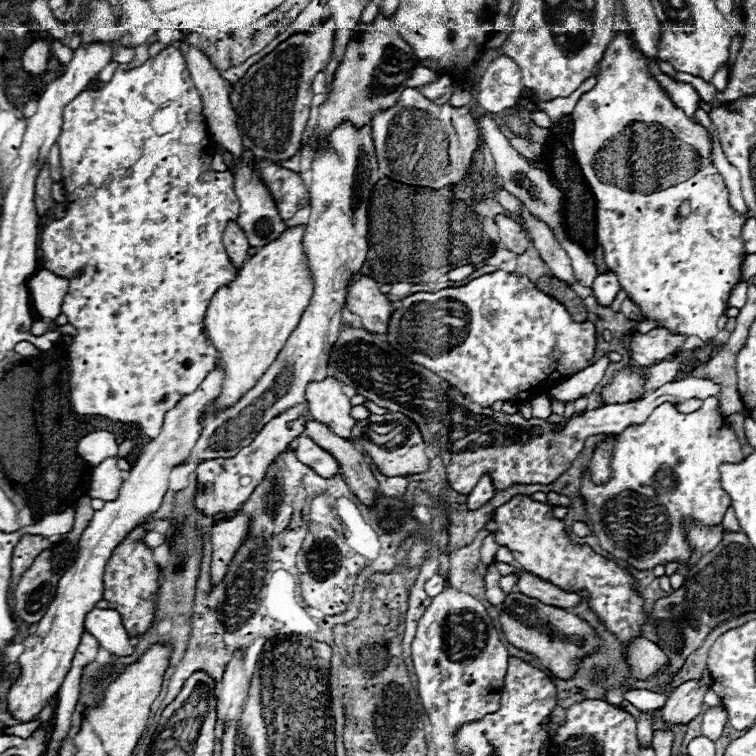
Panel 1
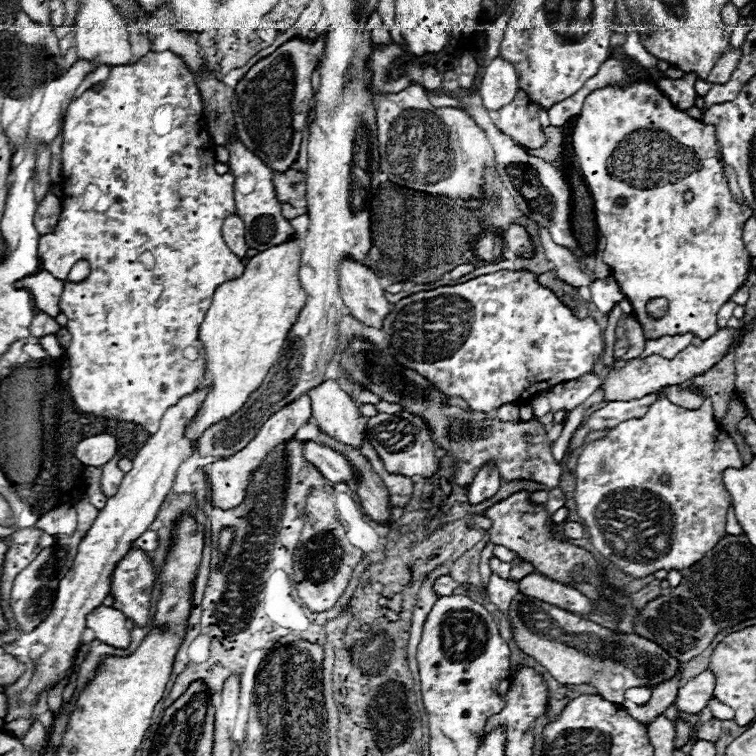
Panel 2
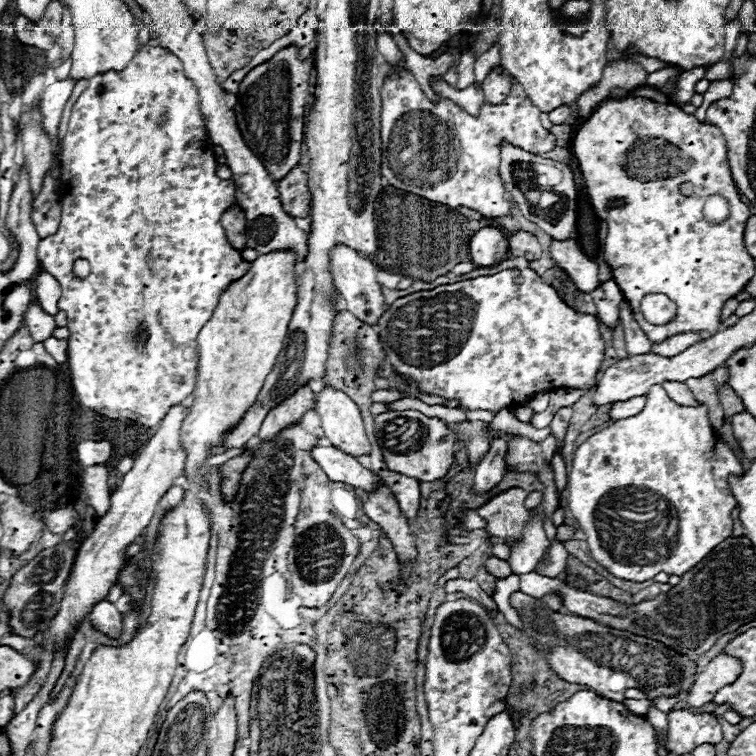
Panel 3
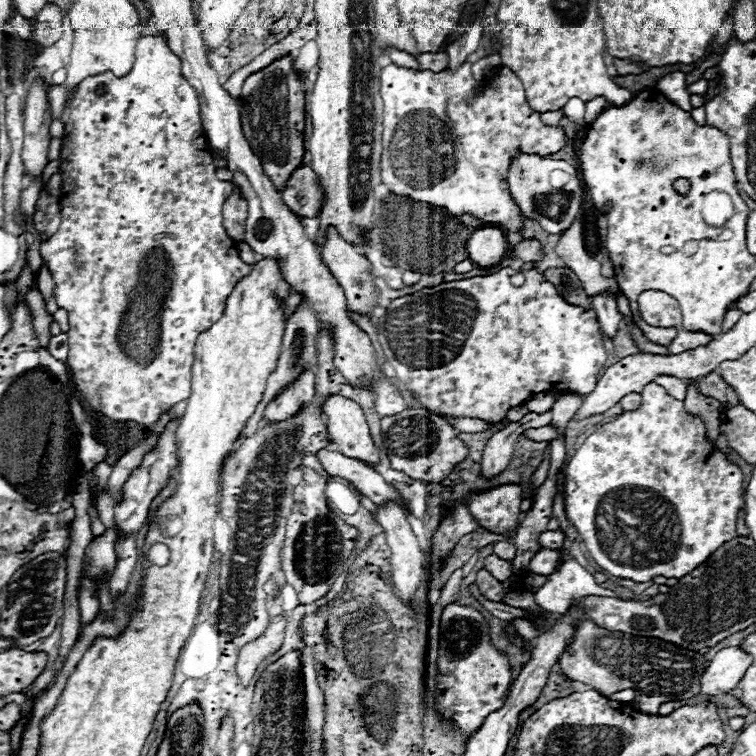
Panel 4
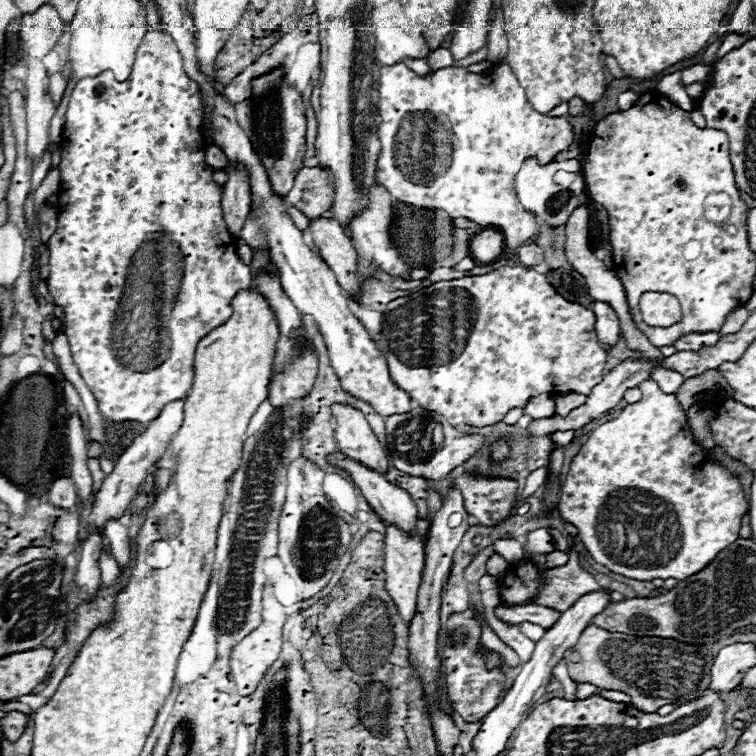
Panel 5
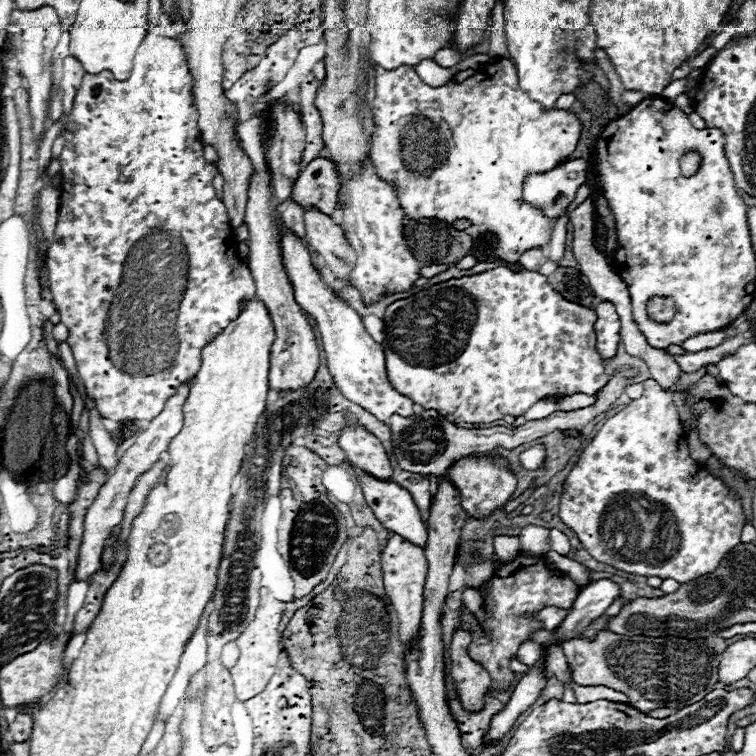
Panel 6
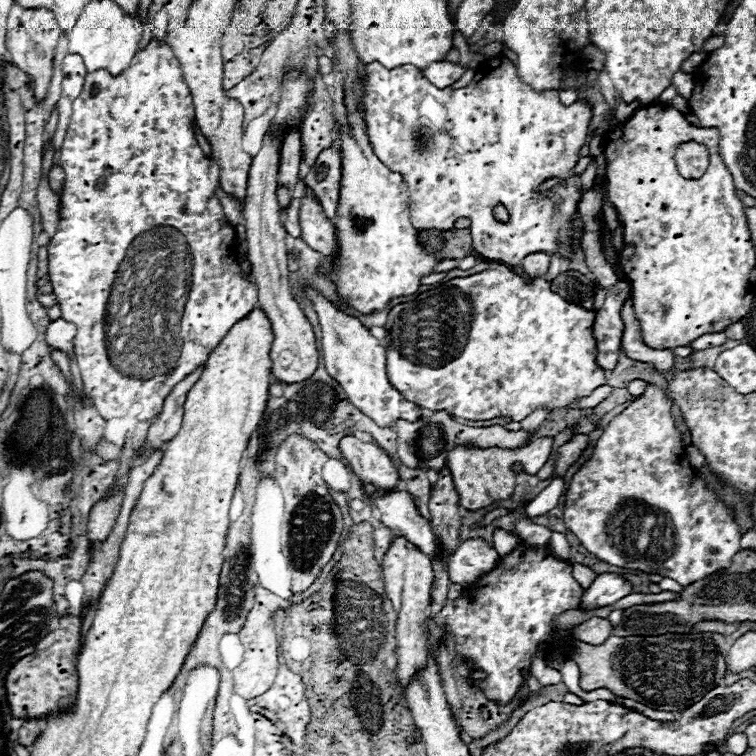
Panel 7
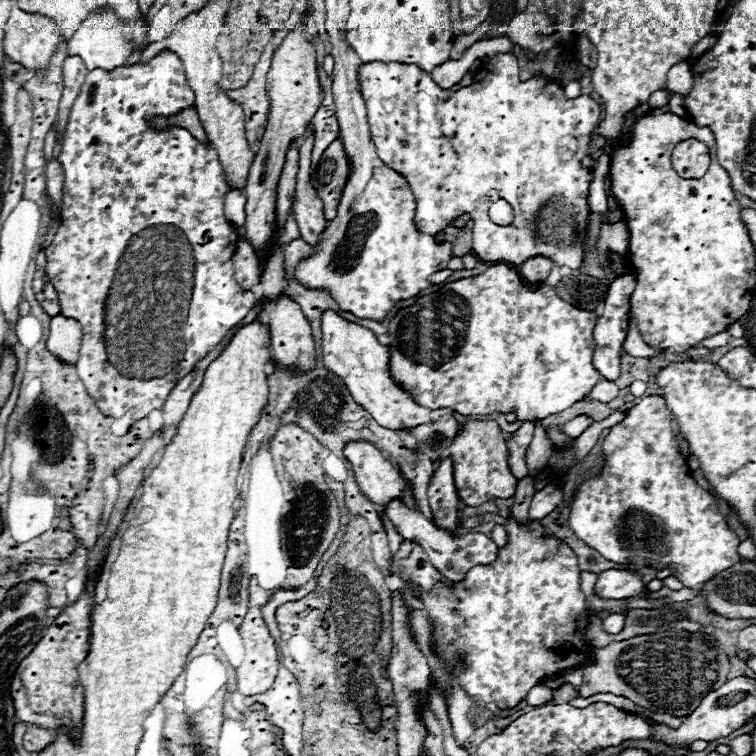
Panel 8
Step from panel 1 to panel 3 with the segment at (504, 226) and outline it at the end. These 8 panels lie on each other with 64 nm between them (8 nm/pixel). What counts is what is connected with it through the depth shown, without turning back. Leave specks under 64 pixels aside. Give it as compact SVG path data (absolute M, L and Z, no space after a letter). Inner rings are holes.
M518 230L508 238L508 250L514 252L516 256L524 256L526 260L536 260L542 254L538 238L524 230Z

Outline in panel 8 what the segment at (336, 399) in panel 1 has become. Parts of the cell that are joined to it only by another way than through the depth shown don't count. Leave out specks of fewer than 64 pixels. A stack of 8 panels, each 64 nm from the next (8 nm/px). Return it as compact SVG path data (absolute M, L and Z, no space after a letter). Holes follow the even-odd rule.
M348 442L344 456L354 470L360 490L378 506L378 512L382 512L390 500L410 496L404 494L404 490L410 490L408 480L370 442Z

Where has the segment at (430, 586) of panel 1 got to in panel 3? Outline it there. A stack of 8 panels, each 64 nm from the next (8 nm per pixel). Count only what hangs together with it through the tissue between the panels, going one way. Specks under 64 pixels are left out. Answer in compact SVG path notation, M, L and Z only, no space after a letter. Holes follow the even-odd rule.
M460 578L448 580L448 582L444 584L444 592L446 592L446 594L452 594L452 592L464 592L468 598L478 600L484 608L496 610L496 604L492 602L492 598L478 586L476 580L460 580Z

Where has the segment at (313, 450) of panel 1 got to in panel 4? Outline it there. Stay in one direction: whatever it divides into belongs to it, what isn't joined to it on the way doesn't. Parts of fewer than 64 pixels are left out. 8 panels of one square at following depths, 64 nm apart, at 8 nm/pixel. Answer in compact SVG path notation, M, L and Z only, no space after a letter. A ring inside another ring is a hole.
M320 450L318 460L332 478L344 478L352 482L352 486L364 496L368 496L374 504L396 500L404 508L404 500L400 498L400 494L390 484L386 484L374 468L366 466L362 460L352 460L336 450Z

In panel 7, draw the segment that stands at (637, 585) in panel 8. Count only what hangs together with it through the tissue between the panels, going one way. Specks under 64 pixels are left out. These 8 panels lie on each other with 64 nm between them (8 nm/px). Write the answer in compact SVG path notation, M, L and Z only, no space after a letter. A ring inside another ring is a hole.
M598 574L590 588L584 590L578 610L594 610L612 606L616 600L628 596L632 586L620 574Z

